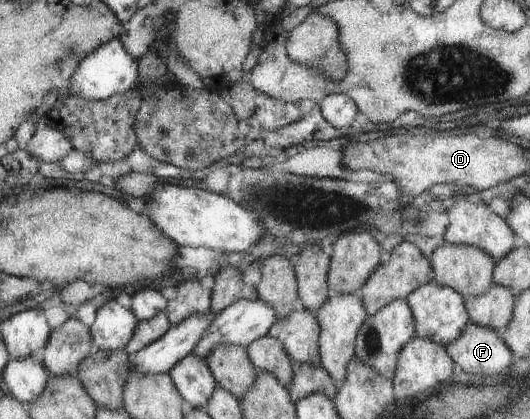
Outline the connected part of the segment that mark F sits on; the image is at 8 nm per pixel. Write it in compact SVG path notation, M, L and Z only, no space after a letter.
M471 321L465 327L465 331L461 333L461 337L457 341L447 343L445 347L455 366L467 375L471 375L474 383L482 383L483 379L491 379L491 377L503 377L511 369L512 352L505 345L498 332L487 329L483 325L475 325Z

